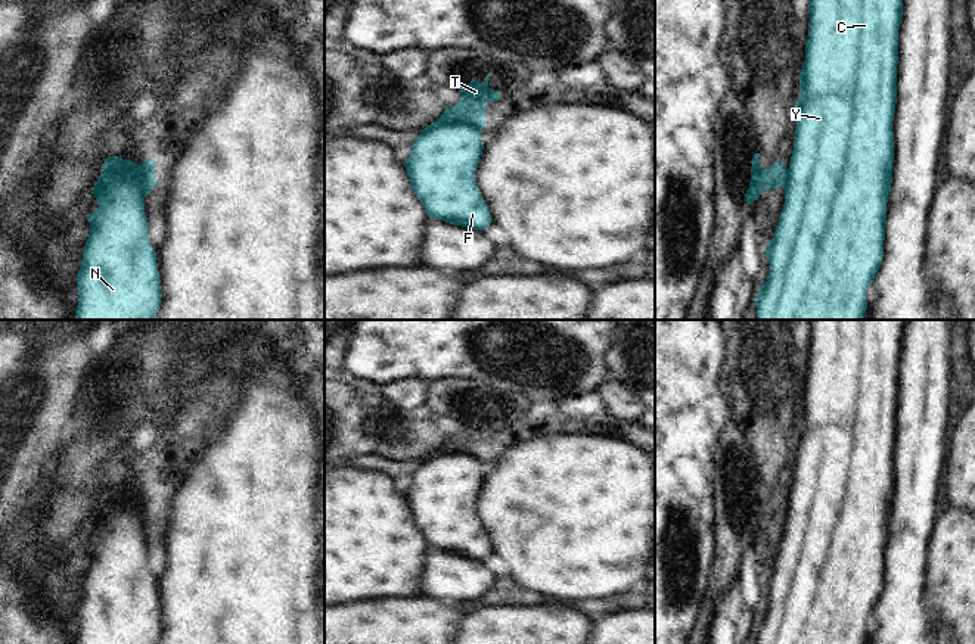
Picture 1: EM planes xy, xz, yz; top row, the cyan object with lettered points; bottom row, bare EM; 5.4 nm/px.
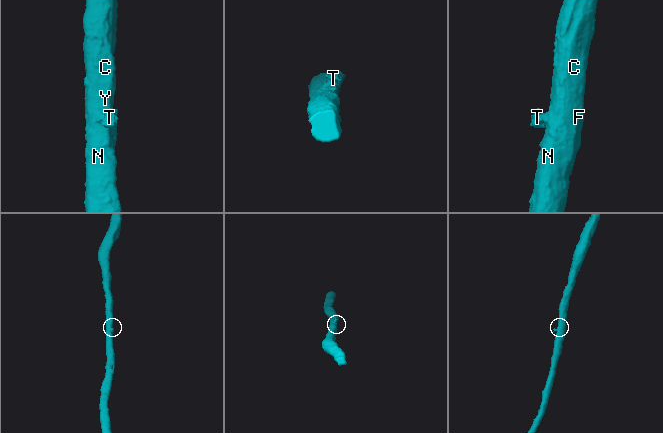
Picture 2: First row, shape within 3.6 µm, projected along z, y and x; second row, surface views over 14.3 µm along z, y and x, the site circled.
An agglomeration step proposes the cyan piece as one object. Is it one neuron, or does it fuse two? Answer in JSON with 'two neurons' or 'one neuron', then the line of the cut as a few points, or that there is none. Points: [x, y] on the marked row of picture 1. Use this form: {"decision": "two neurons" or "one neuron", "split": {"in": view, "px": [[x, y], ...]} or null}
{"decision": "two neurons", "split": {"in": "xz", "px": [[434, 123], [469, 123], [480, 128]]}}

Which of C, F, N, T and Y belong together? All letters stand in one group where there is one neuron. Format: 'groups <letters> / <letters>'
groups C F N Y / T

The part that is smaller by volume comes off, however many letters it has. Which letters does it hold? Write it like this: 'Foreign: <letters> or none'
Foreign: T

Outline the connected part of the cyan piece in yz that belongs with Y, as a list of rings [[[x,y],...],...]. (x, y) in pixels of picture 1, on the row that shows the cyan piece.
[[[810,0],[808,13],[805,60],[794,111],[797,127],[789,181],[780,221],[766,246],[770,273],[754,301],[757,320],[863,320],[867,286],[884,258],[903,0]]]

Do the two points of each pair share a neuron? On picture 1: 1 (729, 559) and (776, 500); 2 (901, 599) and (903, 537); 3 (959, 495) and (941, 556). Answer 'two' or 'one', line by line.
1: one
2: one
3: two

